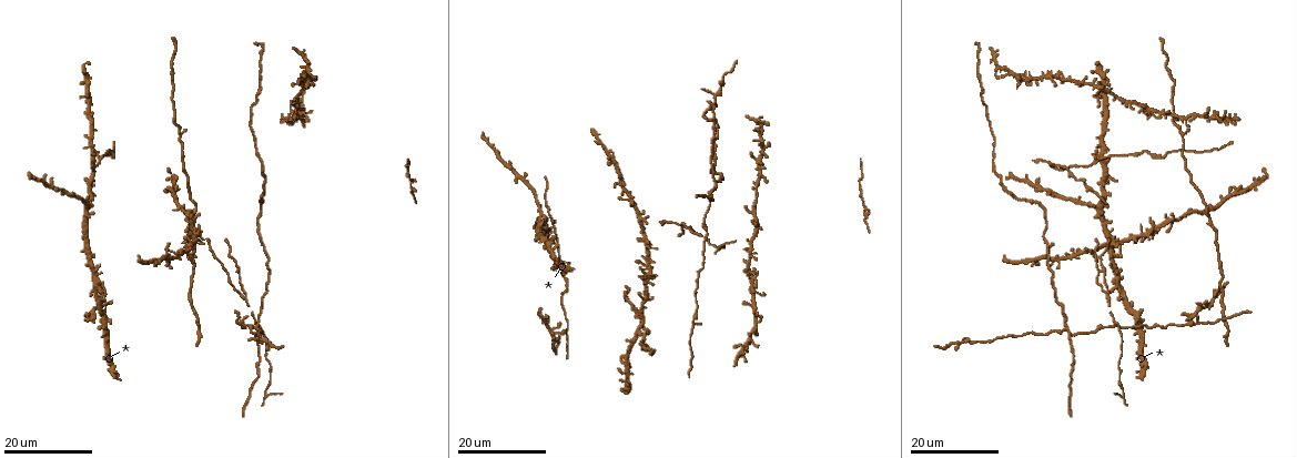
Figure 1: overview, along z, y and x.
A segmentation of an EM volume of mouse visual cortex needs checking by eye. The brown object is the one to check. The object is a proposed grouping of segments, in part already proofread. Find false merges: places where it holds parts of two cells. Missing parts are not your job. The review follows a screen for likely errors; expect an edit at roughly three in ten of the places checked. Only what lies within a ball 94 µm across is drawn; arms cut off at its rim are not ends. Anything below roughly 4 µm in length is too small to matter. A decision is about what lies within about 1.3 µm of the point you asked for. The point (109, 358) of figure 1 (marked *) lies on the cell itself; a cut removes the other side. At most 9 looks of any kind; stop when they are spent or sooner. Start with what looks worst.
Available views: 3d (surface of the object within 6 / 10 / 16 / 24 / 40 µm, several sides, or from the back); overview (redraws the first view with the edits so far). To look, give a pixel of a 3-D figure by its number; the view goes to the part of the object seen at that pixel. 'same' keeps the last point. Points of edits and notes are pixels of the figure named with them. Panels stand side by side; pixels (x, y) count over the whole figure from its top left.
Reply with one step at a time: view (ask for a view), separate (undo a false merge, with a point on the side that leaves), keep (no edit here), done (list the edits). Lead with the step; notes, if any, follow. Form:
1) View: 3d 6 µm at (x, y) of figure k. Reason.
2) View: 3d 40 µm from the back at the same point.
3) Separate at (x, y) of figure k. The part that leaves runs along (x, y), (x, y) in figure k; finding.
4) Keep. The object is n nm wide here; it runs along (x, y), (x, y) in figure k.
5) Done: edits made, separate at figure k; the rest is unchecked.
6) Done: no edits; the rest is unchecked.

View: 3d 24 µm at (1109, 294) of figure 1. Side arm on a straight run.

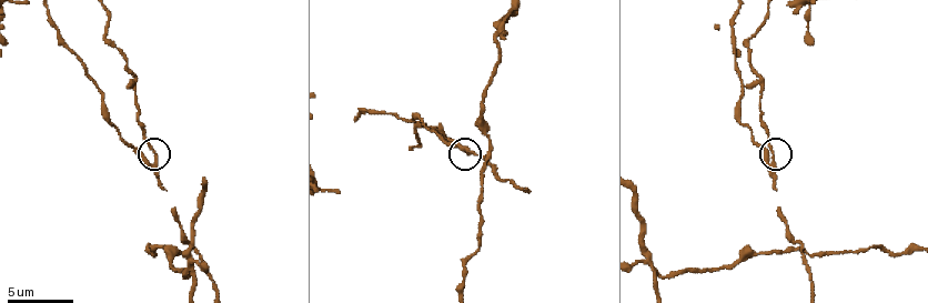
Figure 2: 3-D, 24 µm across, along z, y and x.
View: 3d 6 µm at (154, 161) of figure 2. Zoom in.

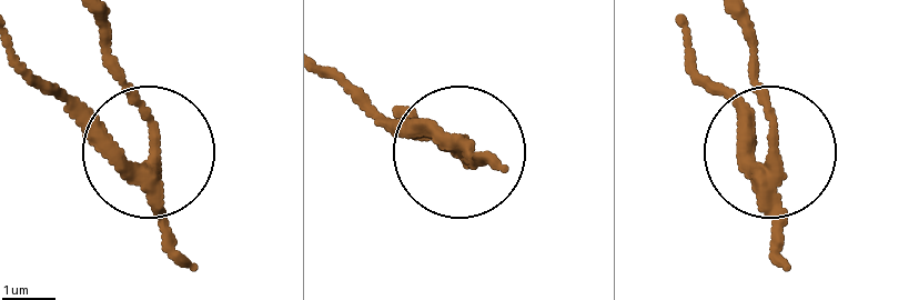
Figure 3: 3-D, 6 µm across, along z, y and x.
Separate at (103, 123) of figure 3. The part that leaves runs along (149, 182), (20, 53) in figure 3; a second cell is stuck on.

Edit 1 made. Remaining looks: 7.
View: 3d 10 µm at (193, 275) of figure 2. Two arms in line, one across.

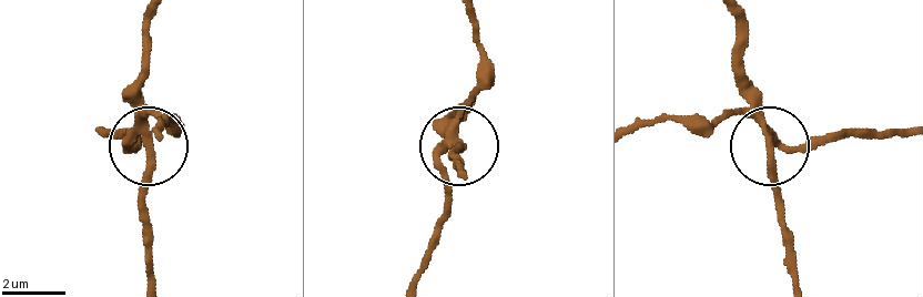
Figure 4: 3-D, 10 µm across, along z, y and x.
Separate at (469, 92) of figure 4. 3 arms meet here; the part that leaves runs along (760, 123), (798, 146), (901, 133) in figure 4; a second cell is stuck on.

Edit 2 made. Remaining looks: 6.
View: 3d 16 µm at (95, 272) of figure 1.

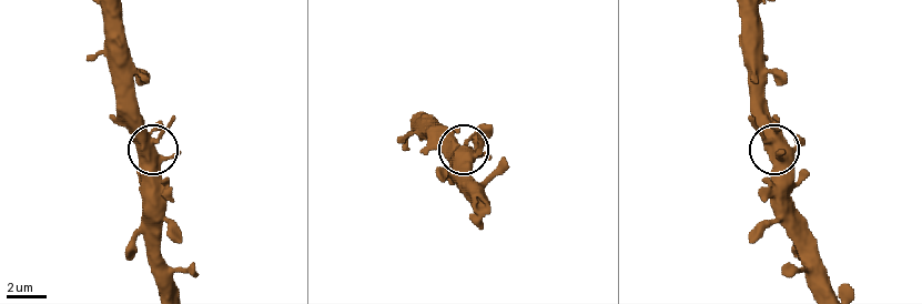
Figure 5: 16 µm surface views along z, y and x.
View: 3d 6 µm at (769, 139) of figure 5.

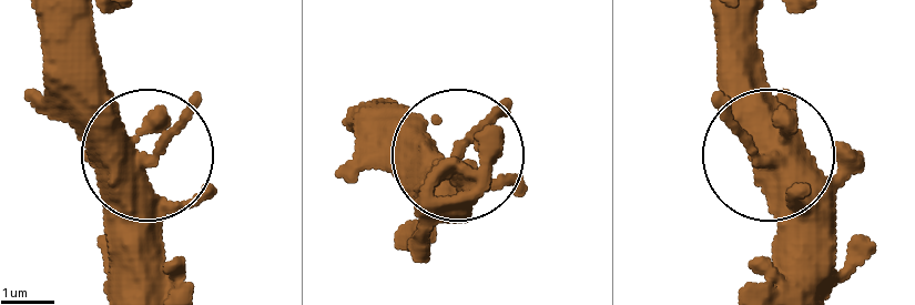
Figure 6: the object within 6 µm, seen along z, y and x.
View: 3d 6 µm from the back at (768, 157) of figure 6. Other side.

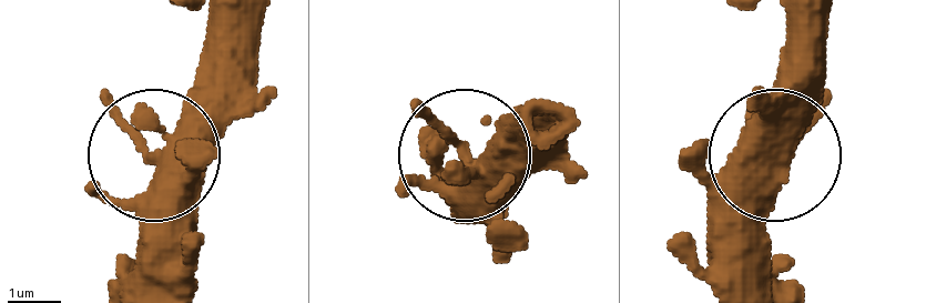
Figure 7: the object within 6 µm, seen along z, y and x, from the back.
Keep. The side arm is 51 µm long; it runs along (148, 284), (151, 165), (191, 99), (200, 50) in figure 7; one cell here.

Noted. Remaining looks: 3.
View: overview. Redraw.

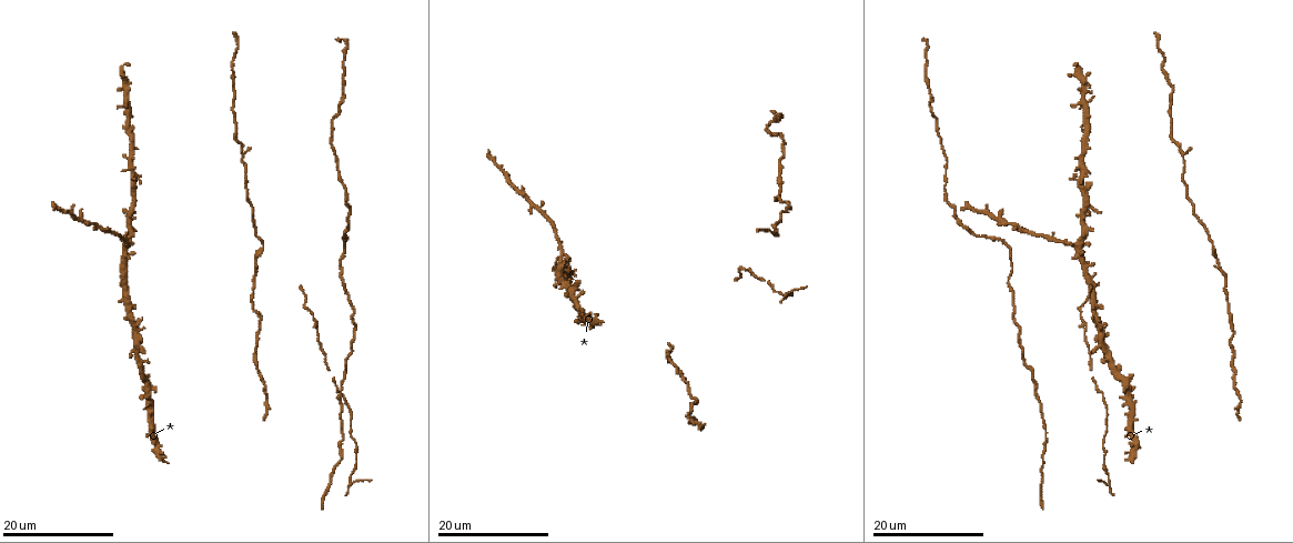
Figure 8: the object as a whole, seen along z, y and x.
View: 3d 16 µm at (1127, 387) of figure 8.

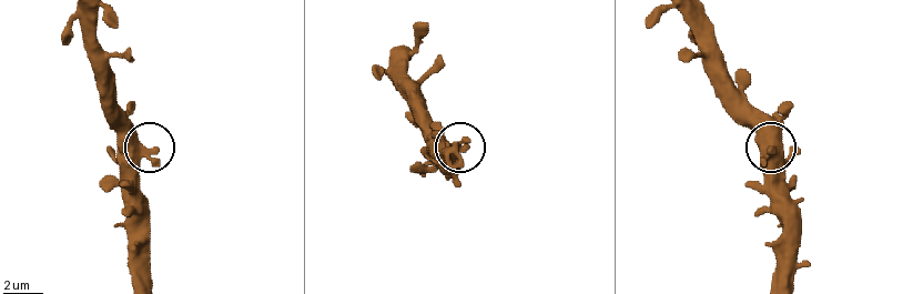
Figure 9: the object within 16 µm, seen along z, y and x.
View: 3d 10 µm at (149, 151) of figure 9.

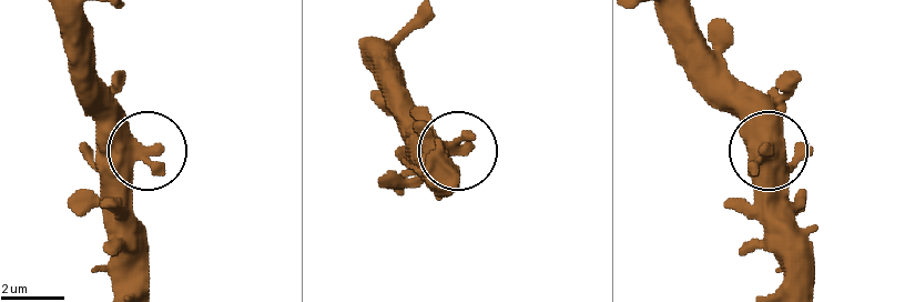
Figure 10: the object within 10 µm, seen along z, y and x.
Keep. The side arm is 61 µm long; it runs along (146, 288), (146, 232), (130, 200), (141, 155), (90, 100) in figure 10; one cell here.

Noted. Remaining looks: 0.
Done: edits made, separate at figure 3, separate at figure 4; the rest is unchecked.

